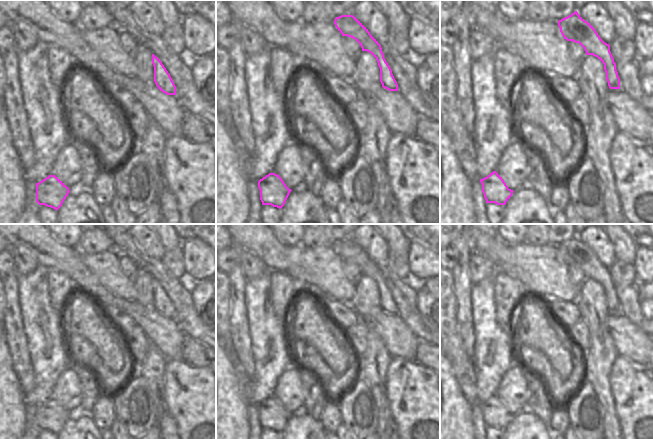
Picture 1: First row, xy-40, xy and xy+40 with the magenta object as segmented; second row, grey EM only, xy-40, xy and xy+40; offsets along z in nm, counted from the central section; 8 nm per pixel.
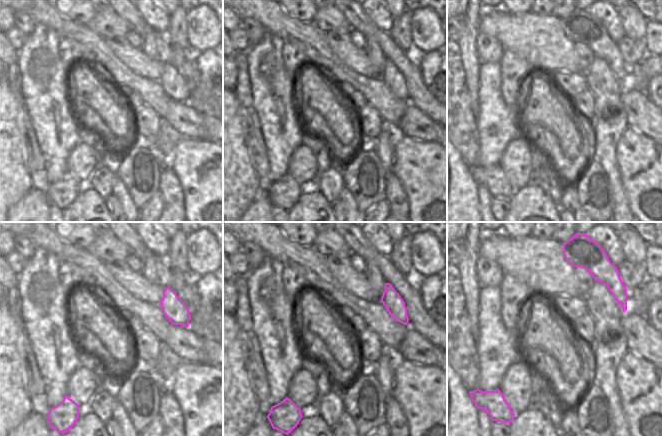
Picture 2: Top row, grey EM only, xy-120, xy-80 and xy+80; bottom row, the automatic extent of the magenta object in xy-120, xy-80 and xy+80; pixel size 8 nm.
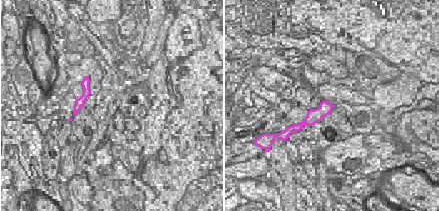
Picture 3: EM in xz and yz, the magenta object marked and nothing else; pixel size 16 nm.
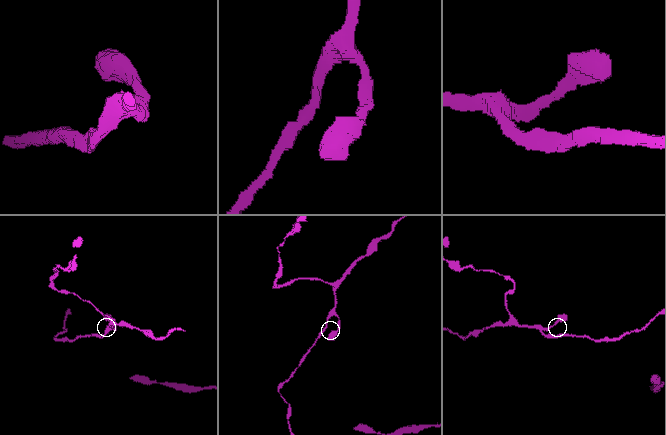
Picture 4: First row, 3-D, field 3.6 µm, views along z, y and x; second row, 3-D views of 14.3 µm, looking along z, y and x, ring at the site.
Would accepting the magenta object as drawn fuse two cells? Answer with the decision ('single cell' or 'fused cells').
single cell

